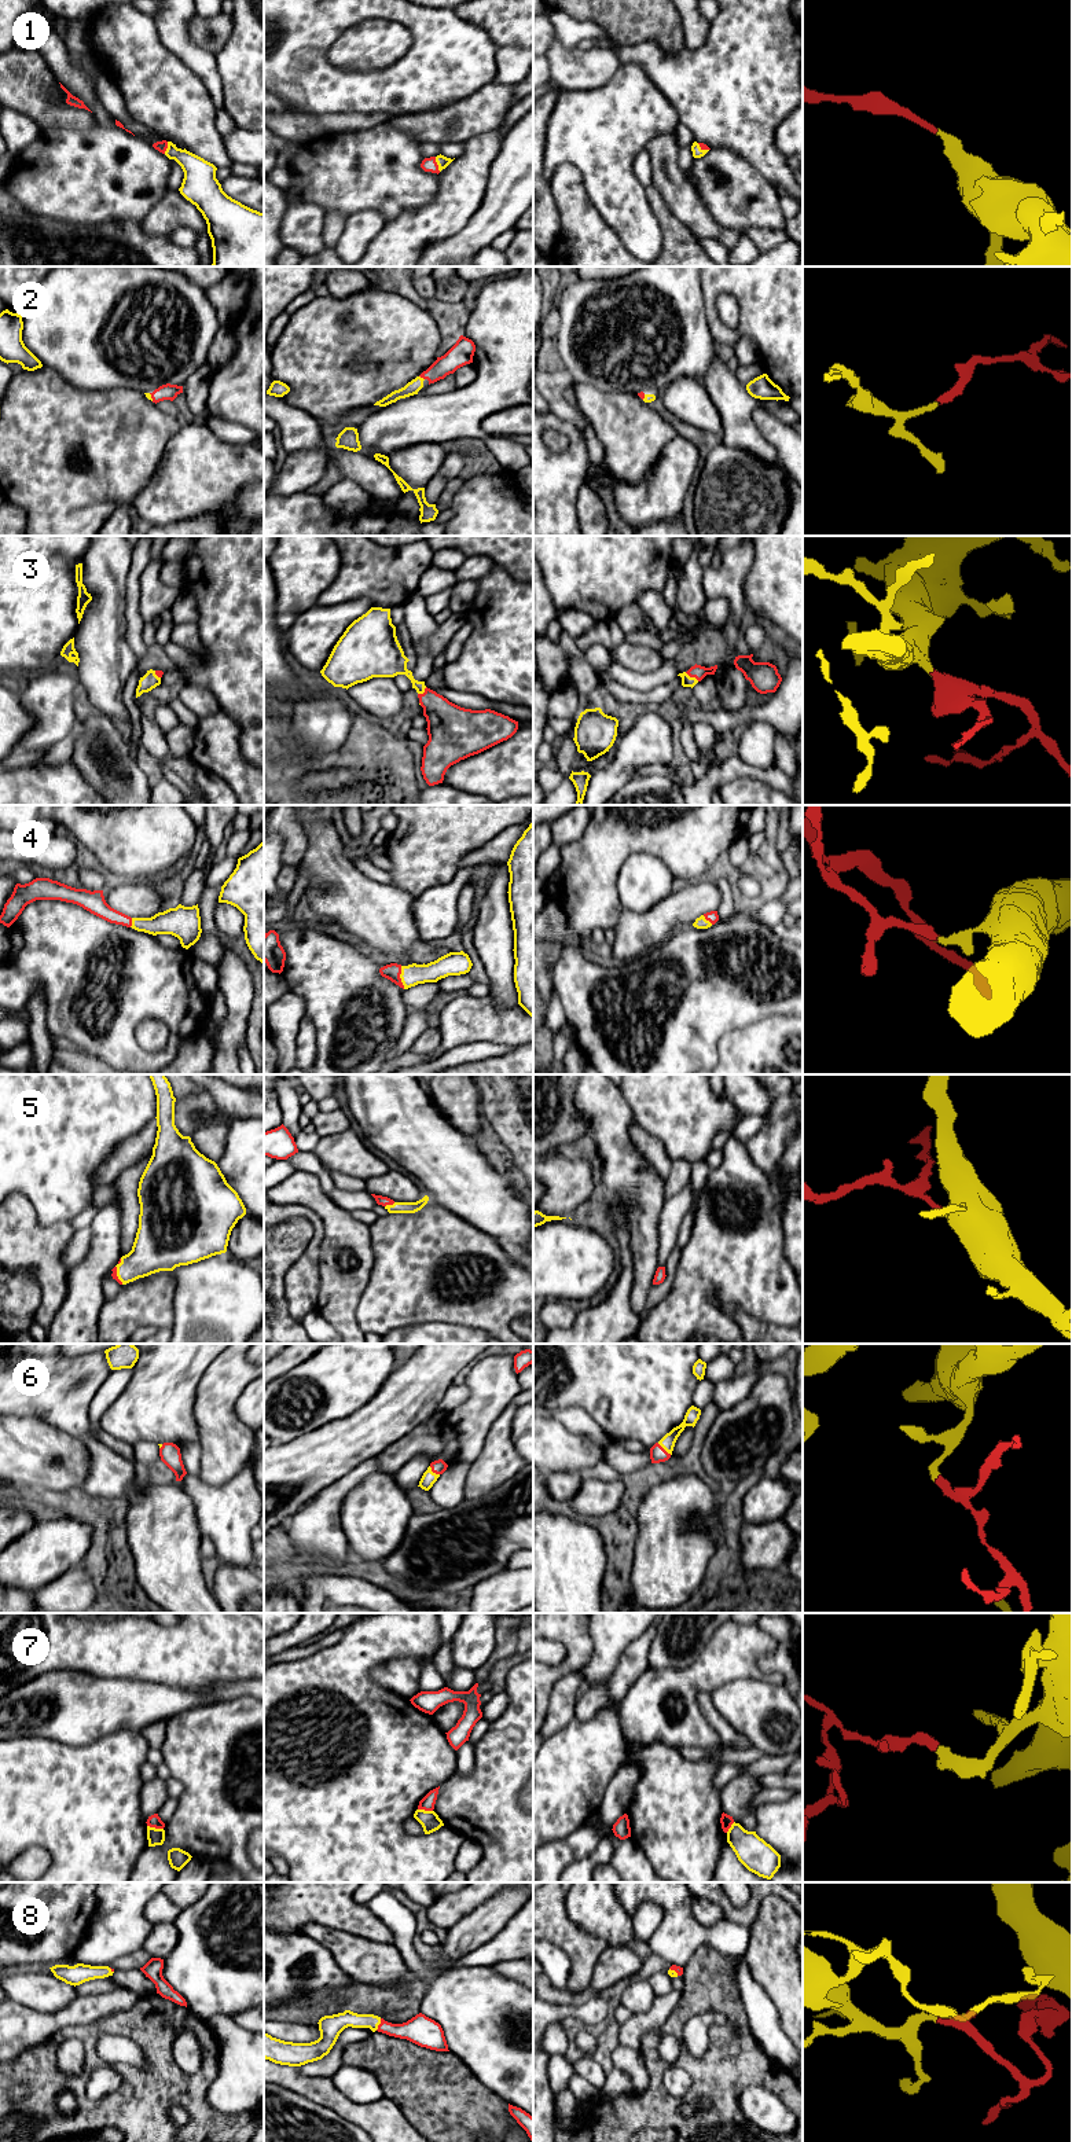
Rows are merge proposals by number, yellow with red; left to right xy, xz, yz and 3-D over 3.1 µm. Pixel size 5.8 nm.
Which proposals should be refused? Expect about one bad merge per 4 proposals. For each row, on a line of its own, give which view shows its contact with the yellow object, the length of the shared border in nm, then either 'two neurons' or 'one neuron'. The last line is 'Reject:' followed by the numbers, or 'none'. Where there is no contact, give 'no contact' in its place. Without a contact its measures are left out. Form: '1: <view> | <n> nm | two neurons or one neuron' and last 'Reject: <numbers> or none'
1: xz | 90 nm | one neuron
2: xz | 40 nm | one neuron
3: yz | 100 nm | one neuron
4: xz | 140 nm | one neuron
5: xz | 70 nm | one neuron
6: yz | 110 nm | one neuron
7: xy | 100 nm | two neurons
8: xz | 80 nm | one neuron
Reject: 7

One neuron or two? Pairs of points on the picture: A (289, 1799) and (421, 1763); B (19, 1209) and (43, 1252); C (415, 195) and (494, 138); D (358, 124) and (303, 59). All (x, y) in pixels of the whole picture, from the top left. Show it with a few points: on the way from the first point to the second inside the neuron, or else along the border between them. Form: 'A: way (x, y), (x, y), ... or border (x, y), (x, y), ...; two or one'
A: way (322, 1786), (349, 1778), (364, 1763), (388, 1763); one
B: way (19, 1220), (19, 1229), (32, 1241); one
C: border (437, 175), (437, 194), (421, 206); two
D: border (381, 111), (316, 114); two

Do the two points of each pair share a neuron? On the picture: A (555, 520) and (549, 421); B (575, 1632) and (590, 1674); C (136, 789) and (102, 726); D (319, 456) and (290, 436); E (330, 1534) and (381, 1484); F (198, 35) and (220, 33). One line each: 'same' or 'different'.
A: same
B: different
C: same
D: different
E: different
F: same

